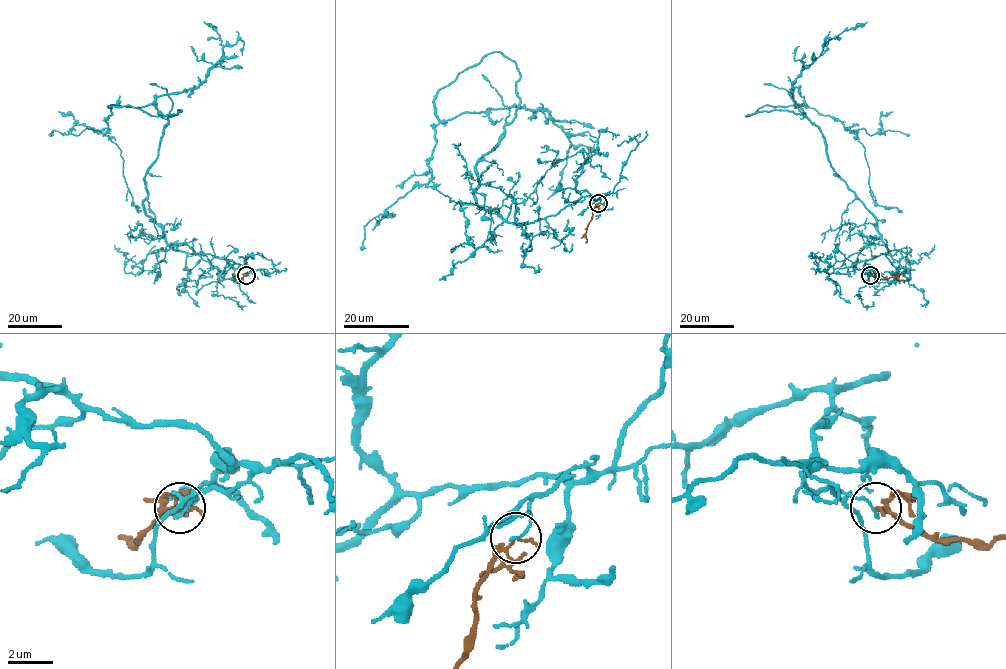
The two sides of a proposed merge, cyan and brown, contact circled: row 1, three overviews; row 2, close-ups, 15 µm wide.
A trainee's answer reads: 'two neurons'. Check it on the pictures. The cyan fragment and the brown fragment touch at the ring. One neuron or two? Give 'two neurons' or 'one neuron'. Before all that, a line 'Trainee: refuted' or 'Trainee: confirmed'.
Trainee: confirmed
two neurons

